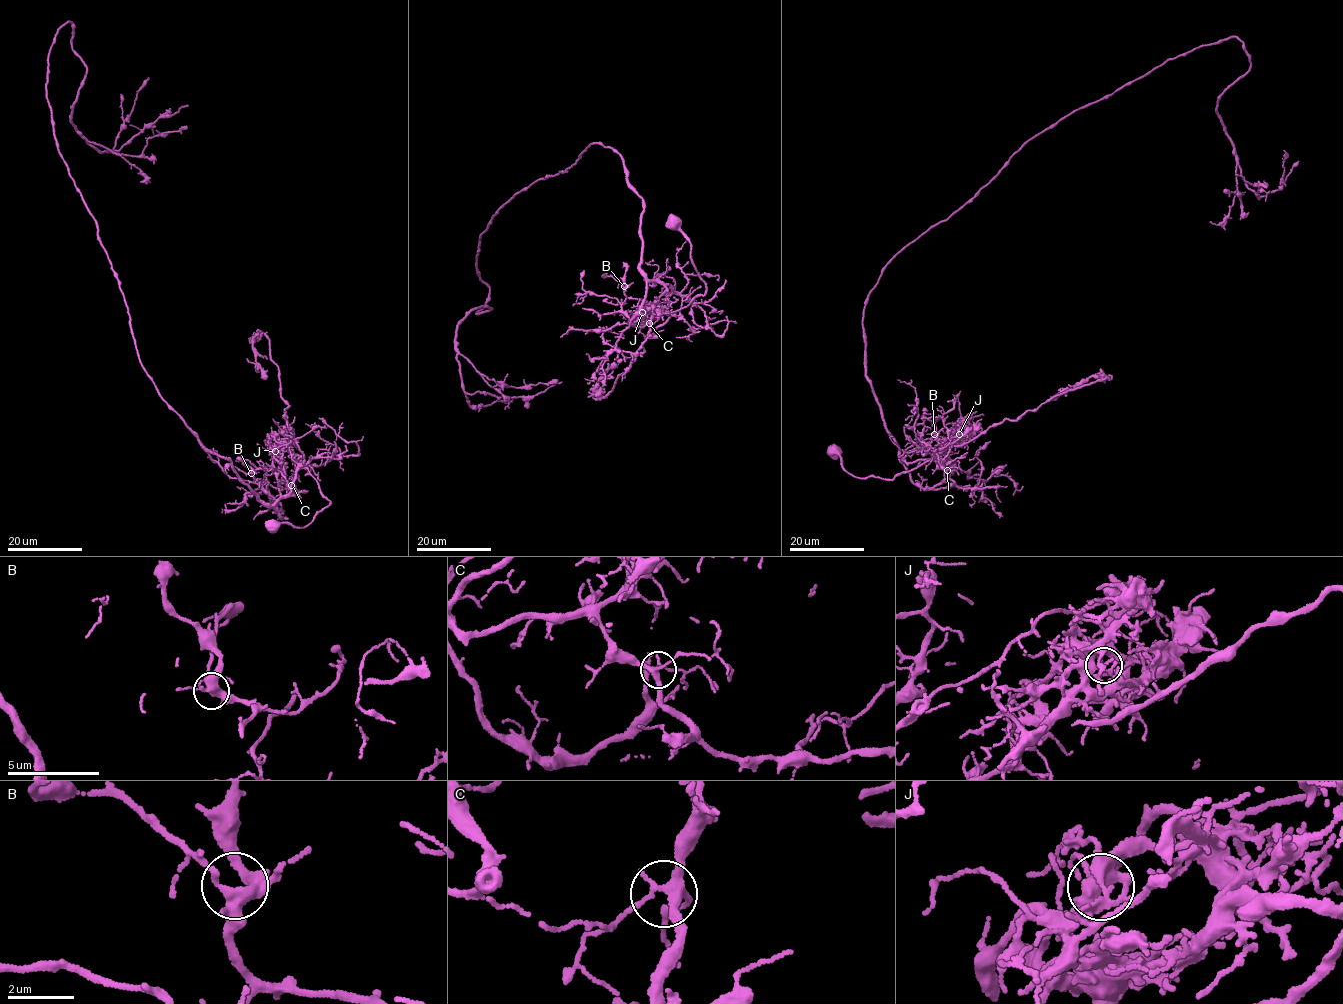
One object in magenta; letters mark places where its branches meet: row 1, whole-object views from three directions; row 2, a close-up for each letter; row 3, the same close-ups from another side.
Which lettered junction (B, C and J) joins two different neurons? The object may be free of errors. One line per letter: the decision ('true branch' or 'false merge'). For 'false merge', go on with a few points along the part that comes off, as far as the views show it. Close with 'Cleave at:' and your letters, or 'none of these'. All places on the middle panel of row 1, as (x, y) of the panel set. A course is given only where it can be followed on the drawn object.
B: true branch
C: true branch
J: false merge; course (642, 312), (654, 309), (669, 318), (646, 336), (644, 351), (601, 395), (597, 381), (615, 364)
Cleave at: J

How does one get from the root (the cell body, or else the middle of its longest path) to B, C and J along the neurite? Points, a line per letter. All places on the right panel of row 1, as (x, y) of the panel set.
B: (834, 451), (837, 448), (852, 476), (890, 480), (935, 456), (953, 435), (944, 451), (944, 437), (934, 434)
C: (834, 451), (837, 448), (852, 476), (890, 480), (935, 456), (950, 442), (951, 432), (934, 460), (947, 470)
J: (834, 451), (837, 448), (844, 469), (852, 476), (890, 480), (935, 456), (950, 442), (956, 430), (959, 434)

